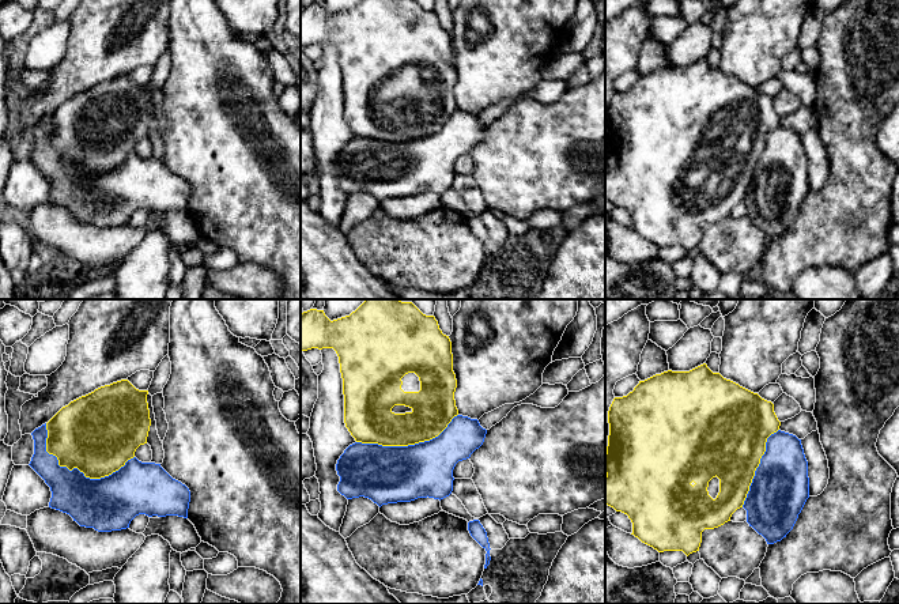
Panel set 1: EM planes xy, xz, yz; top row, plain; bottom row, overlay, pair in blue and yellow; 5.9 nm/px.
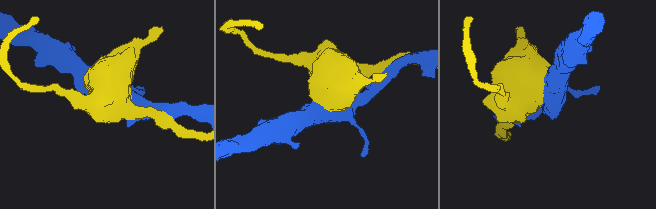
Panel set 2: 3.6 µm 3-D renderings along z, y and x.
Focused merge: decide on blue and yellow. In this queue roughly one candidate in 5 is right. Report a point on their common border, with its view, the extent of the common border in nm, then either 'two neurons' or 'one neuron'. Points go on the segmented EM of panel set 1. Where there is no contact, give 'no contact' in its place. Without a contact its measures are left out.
meets blue in xy at (75, 468); contact 550 nm long; two neurons

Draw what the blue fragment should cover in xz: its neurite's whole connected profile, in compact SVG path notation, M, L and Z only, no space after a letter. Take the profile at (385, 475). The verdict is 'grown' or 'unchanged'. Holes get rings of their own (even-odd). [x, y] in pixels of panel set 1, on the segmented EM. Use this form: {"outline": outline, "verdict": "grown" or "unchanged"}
{"outline": "M457 415L435 438L408 446L382 446L355 442L340 456L336 464L340 482L337 491L347 499L364 497L379 507L388 503L411 502L418 498L443 499L453 491L453 469L479 449L487 430L477 419Z", "verdict": "unchanged"}

